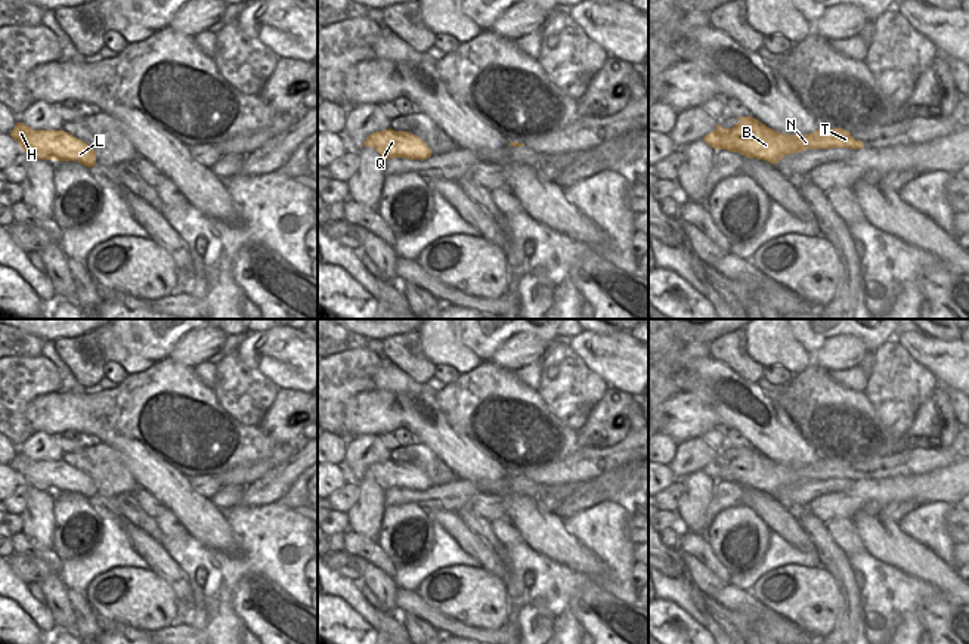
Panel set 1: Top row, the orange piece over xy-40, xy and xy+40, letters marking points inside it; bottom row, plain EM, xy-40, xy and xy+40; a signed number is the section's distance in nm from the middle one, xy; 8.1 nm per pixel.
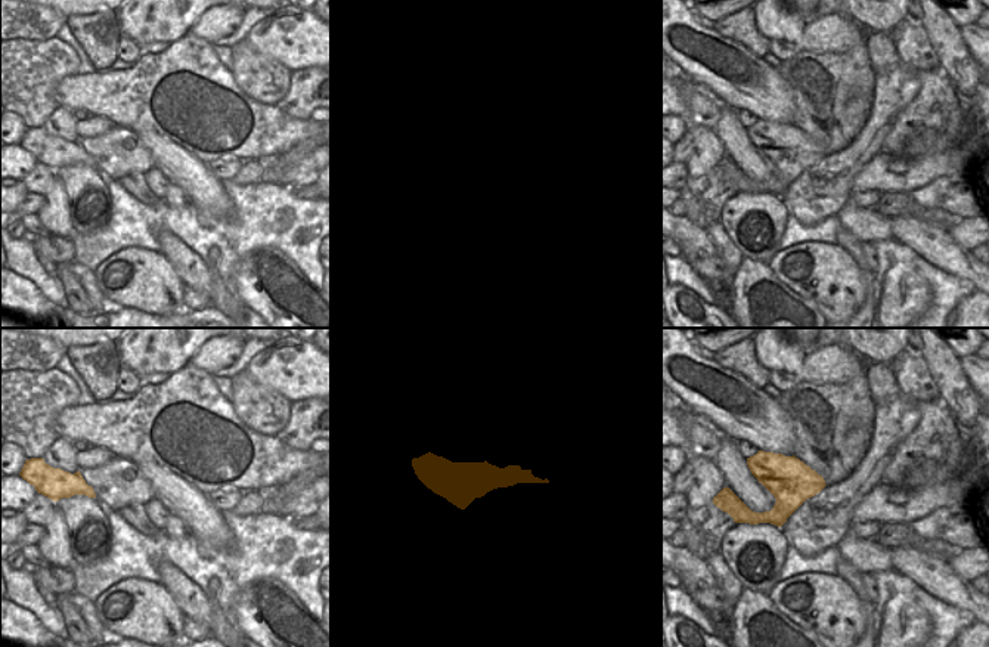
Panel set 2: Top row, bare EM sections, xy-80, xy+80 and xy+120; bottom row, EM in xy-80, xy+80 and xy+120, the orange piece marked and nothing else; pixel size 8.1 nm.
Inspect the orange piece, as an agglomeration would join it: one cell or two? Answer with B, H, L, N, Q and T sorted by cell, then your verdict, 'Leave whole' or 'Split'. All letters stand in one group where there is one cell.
Groups: B H L N Q T. Leave whole.

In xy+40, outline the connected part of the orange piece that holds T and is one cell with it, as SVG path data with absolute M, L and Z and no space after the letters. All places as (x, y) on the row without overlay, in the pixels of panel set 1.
M737 448L740 452L733 459L722 459L706 465L703 471L713 480L739 483L747 489L764 490L770 495L778 493L783 487L802 483L805 480L849 479L861 480L864 474L855 471L843 459L818 459L809 465L783 465L758 451Z

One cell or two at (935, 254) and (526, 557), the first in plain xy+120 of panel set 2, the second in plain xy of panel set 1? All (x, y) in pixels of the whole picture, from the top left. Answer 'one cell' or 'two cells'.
two cells

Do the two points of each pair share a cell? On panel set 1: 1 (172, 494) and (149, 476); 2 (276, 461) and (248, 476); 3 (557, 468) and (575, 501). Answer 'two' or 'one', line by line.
1: one
2: one
3: two

